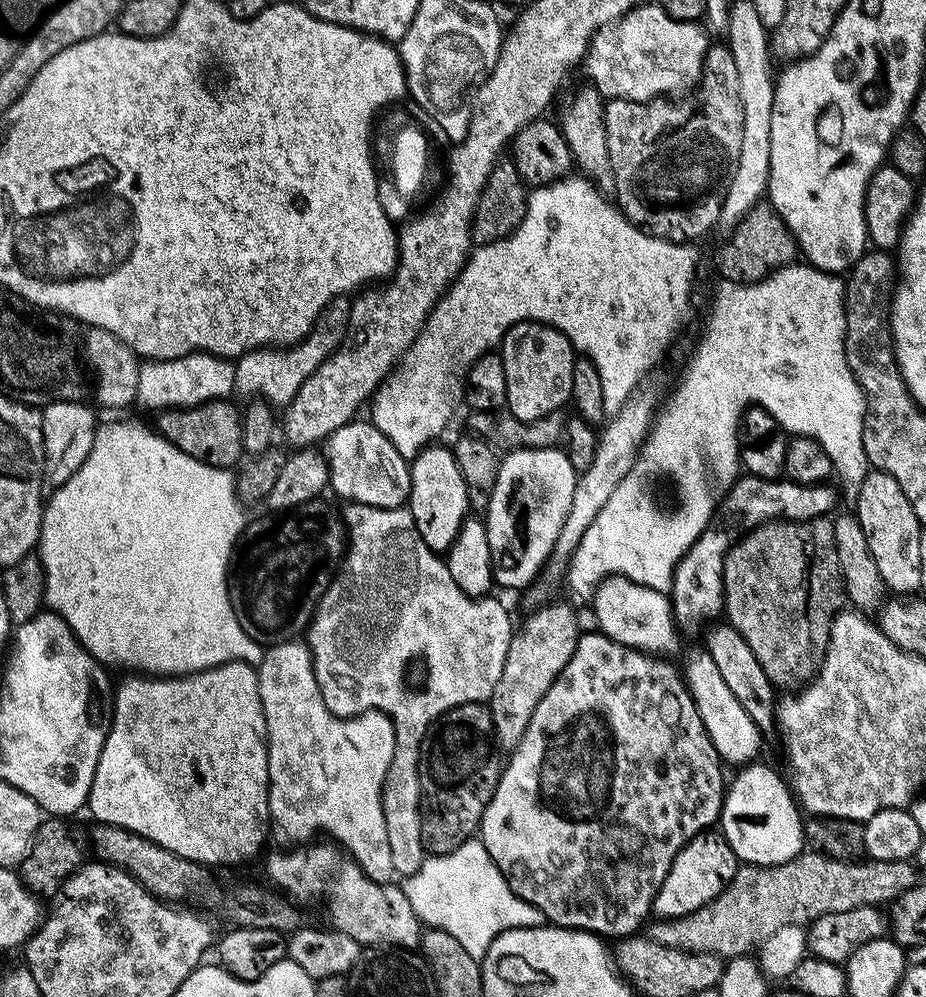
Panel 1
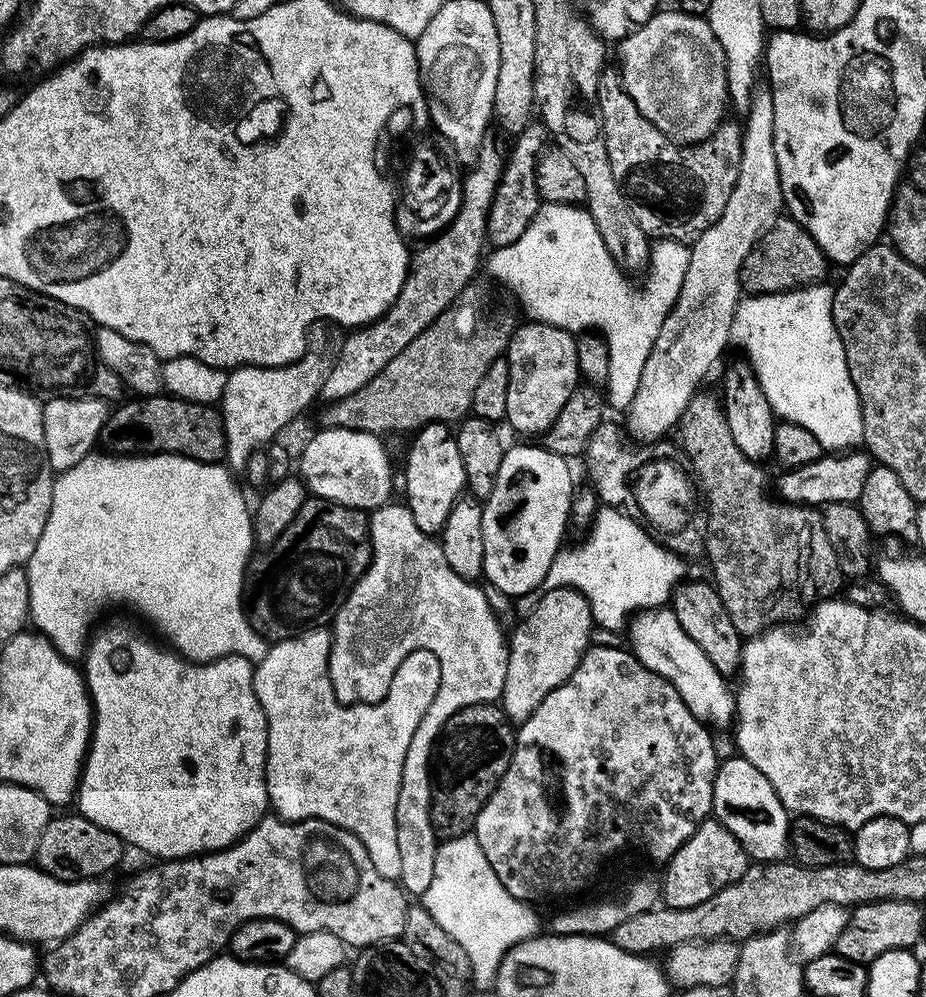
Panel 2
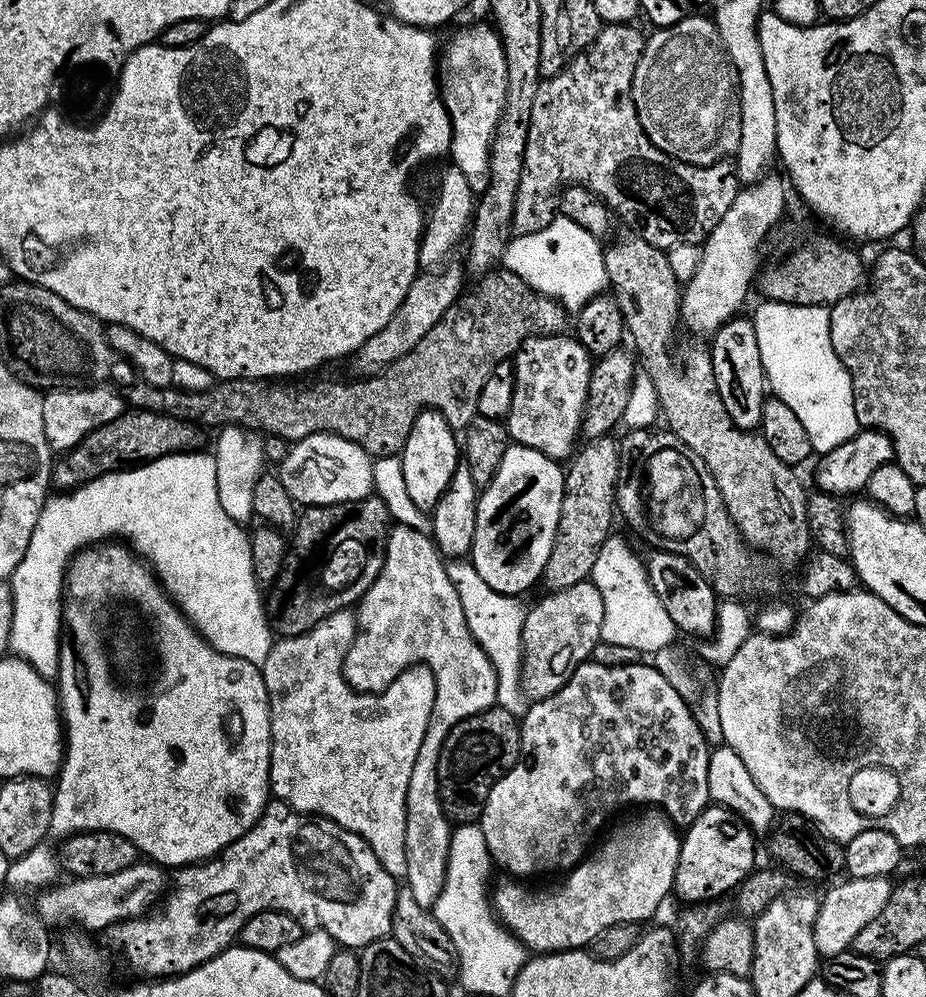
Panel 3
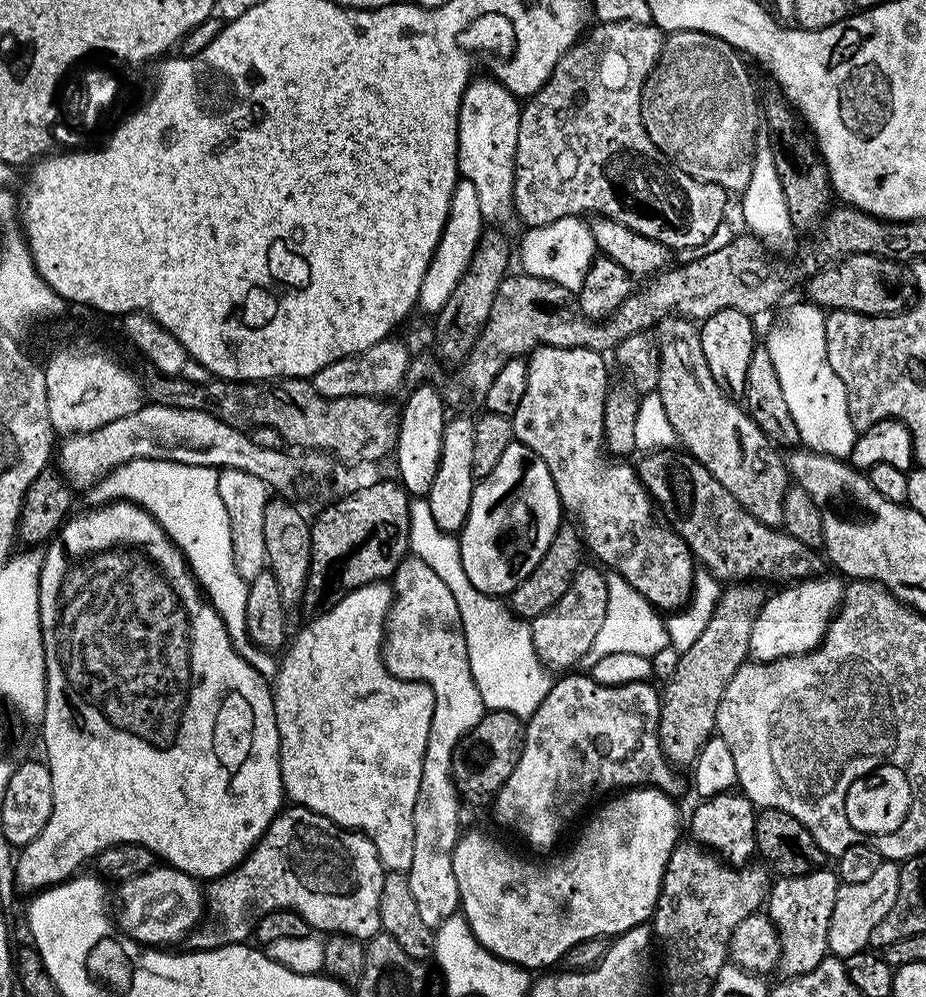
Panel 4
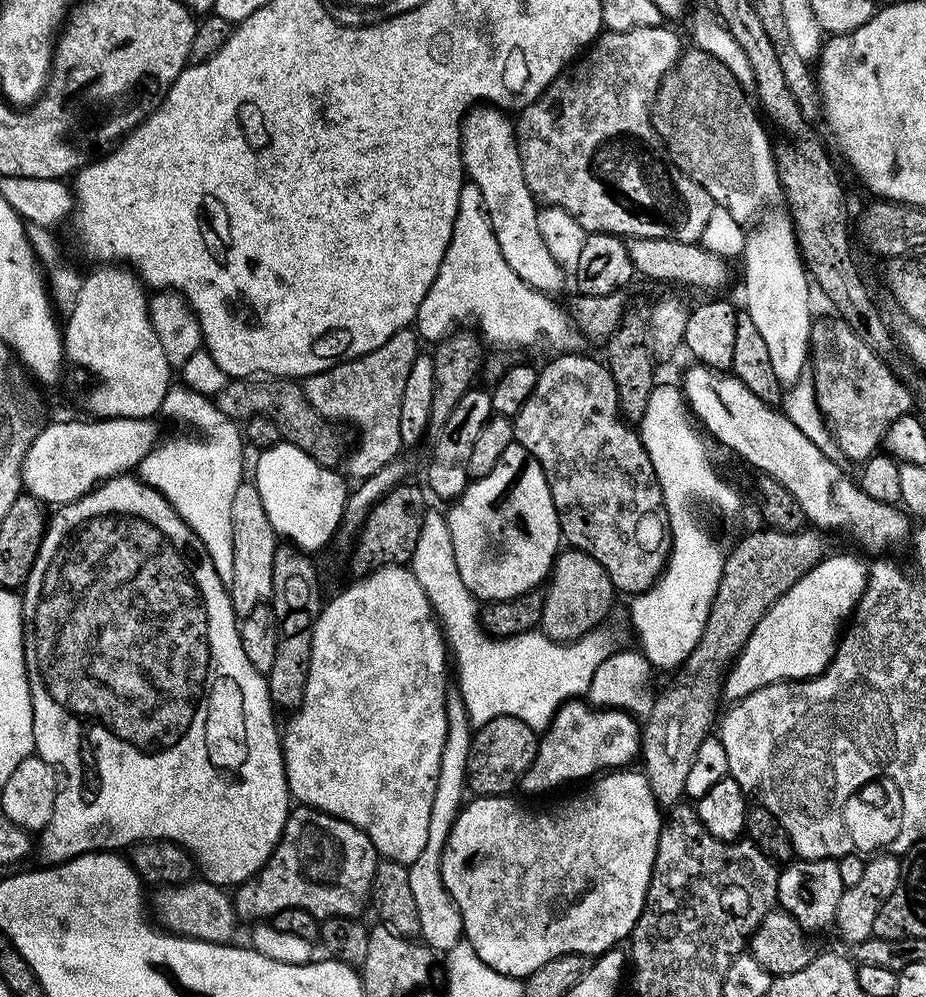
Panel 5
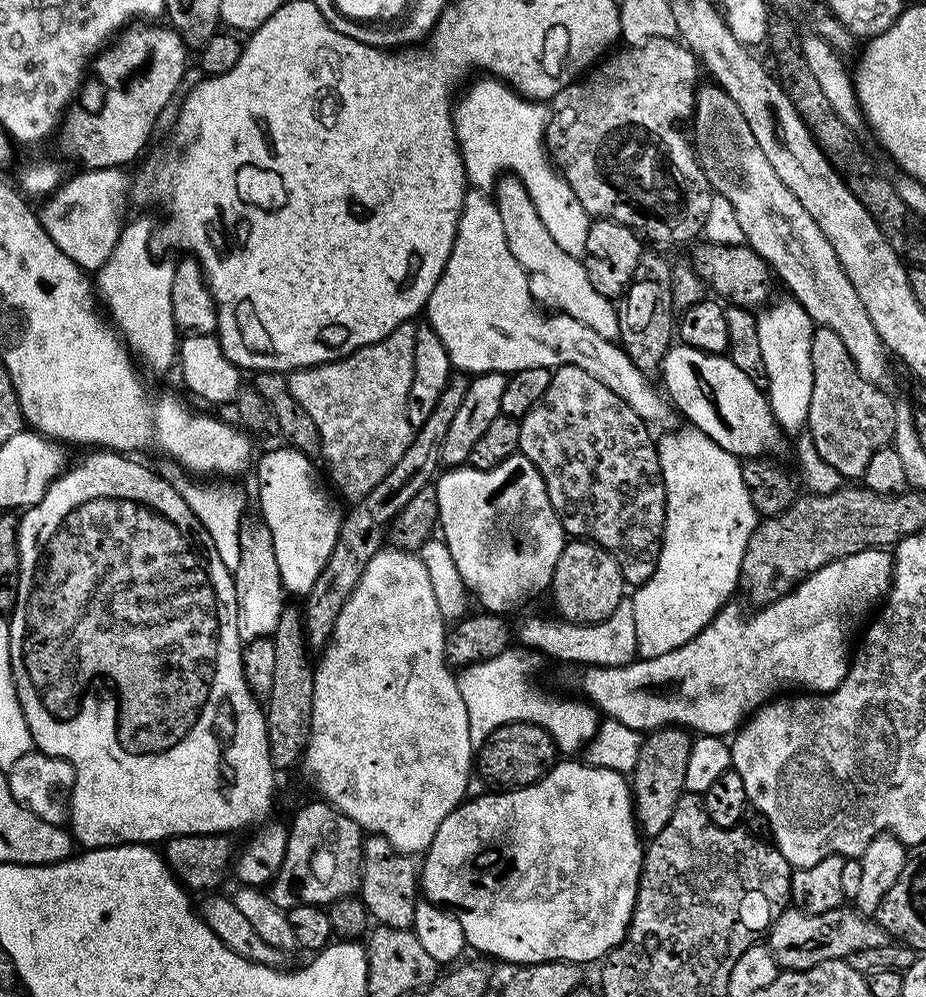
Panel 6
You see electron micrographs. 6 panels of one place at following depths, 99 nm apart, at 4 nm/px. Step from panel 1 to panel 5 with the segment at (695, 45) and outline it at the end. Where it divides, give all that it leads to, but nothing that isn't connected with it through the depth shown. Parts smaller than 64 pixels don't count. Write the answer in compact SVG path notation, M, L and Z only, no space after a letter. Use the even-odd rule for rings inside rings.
M692 46L689 49L689 52L688 49L681 51L675 66L660 81L652 124L663 140L672 163L694 182L698 182L698 186L702 186L706 194L710 194L713 205L720 205L728 210L735 222L743 226L751 225L762 210L769 207L767 204L782 192L776 173L774 143L772 144L764 129L765 121L757 105L748 101L749 93L736 81L734 74L730 74L730 70L726 70L726 66L718 62L718 58L706 54L701 48Z

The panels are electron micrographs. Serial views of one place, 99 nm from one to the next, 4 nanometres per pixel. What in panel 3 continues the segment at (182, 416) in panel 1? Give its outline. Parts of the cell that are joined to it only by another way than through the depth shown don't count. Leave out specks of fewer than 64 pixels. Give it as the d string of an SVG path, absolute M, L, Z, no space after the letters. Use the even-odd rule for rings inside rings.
M141 408L126 410L118 418L86 434L82 442L67 449L61 455L64 457L61 460L59 457L53 463L51 487L56 490L71 490L125 466L136 466L141 462L157 460L163 456L199 453L203 449L200 447L204 444L204 435L206 435L205 429L189 420L170 418L166 414Z

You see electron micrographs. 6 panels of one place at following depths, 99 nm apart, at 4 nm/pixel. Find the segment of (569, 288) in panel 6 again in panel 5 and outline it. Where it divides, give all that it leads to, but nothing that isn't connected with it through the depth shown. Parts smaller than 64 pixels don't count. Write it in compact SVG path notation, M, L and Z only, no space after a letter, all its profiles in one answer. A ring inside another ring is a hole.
M476 106L464 118L460 151L464 158L467 179L482 190L488 221L498 238L498 250L506 258L506 266L532 288L545 294L556 294L564 284L565 269L546 250L542 230L538 230L538 202L526 186L522 170L518 128L495 106Z

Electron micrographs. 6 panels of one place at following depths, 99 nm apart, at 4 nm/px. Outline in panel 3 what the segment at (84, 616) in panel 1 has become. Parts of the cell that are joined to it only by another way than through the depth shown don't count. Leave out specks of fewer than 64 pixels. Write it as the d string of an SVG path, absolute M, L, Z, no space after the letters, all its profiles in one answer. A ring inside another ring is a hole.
M177 454L149 460L139 466L107 472L71 490L49 495L38 514L30 546L22 554L22 562L10 577L14 598L14 618L8 647L21 660L31 664L38 674L52 678L60 667L60 641L66 599L66 569L73 556L89 544L119 538L127 542L137 556L143 558L156 573L176 607L184 613L192 627L214 650L227 656L242 658L262 666L274 643L274 633L268 624L268 613L262 599L261 585L256 582L250 558L250 536L241 525L222 510L218 502L216 458L208 454Z

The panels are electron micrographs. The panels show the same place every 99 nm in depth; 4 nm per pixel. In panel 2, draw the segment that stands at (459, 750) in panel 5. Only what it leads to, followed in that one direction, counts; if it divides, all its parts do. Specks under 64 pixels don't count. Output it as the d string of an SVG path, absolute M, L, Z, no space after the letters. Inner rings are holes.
M389 502L371 513L368 529L372 539L372 560L367 570L348 590L340 608L332 617L330 631L332 645L328 655L330 682L340 704L373 704L390 690L390 682L402 666L402 662L414 650L430 650L442 666L442 682L430 710L418 722L414 738L410 738L410 750L406 750L406 762L402 762L402 786L398 786L398 851L402 874L398 881L409 897L420 898L433 881L435 852L438 837L432 825L430 806L432 805L432 754L445 722L458 710L475 704L491 704L499 701L502 682L506 682L506 662L508 645L506 632L500 629L501 617L488 601L488 592L480 589L479 583L463 580L450 570L446 554L442 554L439 539L427 536L418 530L414 514L410 514L407 503Z

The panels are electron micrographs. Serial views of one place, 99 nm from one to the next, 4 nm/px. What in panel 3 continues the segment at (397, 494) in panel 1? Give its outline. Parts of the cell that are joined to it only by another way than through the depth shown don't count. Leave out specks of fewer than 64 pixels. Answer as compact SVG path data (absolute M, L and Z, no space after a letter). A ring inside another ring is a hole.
M319 432L289 447L286 458L278 465L278 475L297 505L345 504L373 495L372 462L373 457L362 446L329 432Z

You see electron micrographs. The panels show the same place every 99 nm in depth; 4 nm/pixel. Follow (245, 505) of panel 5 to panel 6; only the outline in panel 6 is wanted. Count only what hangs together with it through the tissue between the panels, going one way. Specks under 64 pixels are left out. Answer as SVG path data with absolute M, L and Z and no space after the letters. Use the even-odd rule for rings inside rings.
M262 518L256 520L241 519L238 530L238 554L240 565L234 570L236 581L236 605L240 608L238 614L238 634L241 641L257 640L263 636L271 637L278 626L278 618L286 606L284 583L278 574L278 558L274 555L274 537L270 534L270 526Z

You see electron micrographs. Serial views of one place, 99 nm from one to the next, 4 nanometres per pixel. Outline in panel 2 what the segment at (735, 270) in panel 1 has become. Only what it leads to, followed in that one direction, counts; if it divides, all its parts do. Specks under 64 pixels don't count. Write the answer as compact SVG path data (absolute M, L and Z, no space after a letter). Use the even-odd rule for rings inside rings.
M781 214L752 247L750 254L746 254L746 262L742 262L740 271L740 287L753 296L789 292L795 288L804 288L808 284L821 283L828 268L830 269L830 261L818 246L818 242L814 242L811 234L797 220Z

